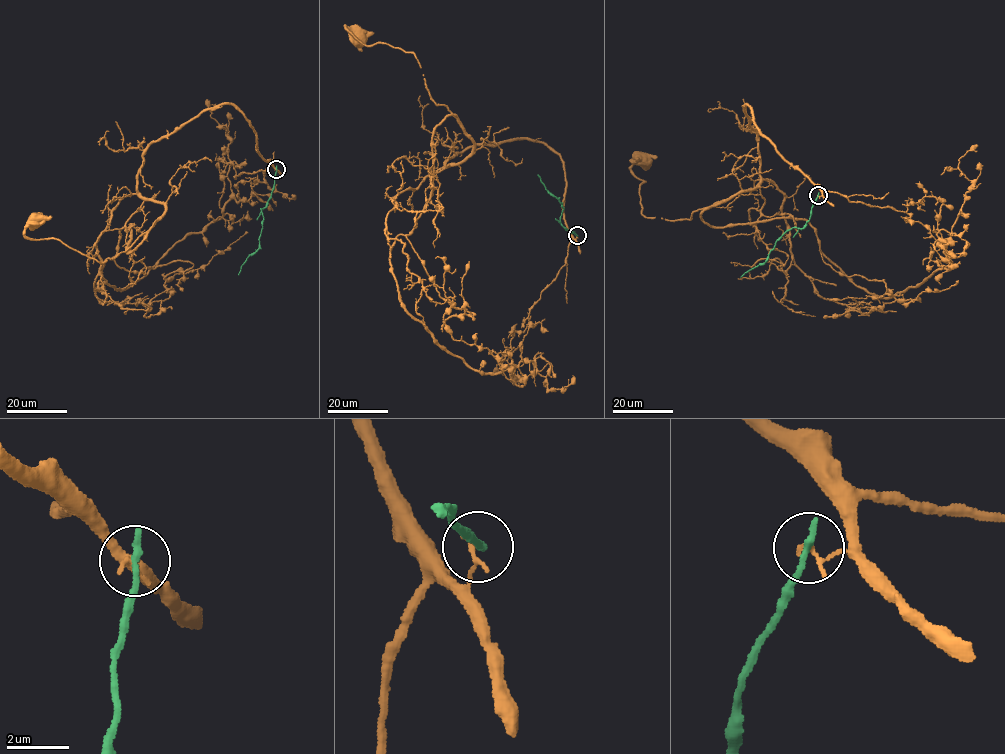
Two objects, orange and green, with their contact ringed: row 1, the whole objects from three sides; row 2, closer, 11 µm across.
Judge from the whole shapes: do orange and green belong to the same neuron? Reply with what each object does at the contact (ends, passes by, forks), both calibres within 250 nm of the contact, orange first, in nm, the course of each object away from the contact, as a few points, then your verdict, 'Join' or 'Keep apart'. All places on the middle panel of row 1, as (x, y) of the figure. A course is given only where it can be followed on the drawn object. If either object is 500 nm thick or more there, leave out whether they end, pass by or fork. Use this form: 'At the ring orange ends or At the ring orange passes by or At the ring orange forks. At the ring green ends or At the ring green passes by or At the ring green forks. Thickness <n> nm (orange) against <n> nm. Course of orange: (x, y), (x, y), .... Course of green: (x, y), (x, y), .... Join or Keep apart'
At the ring orange ends. At the ring green ends. Thickness 160 nm (orange) against 260 nm. Course of orange: (576, 236), (559, 155), (523, 139), (446, 165), (473, 140), (412, 53), (346, 26), (357, 34). Course of green: (577, 236), (562, 225), (562, 204), (546, 189), (538, 175). Keep apart

